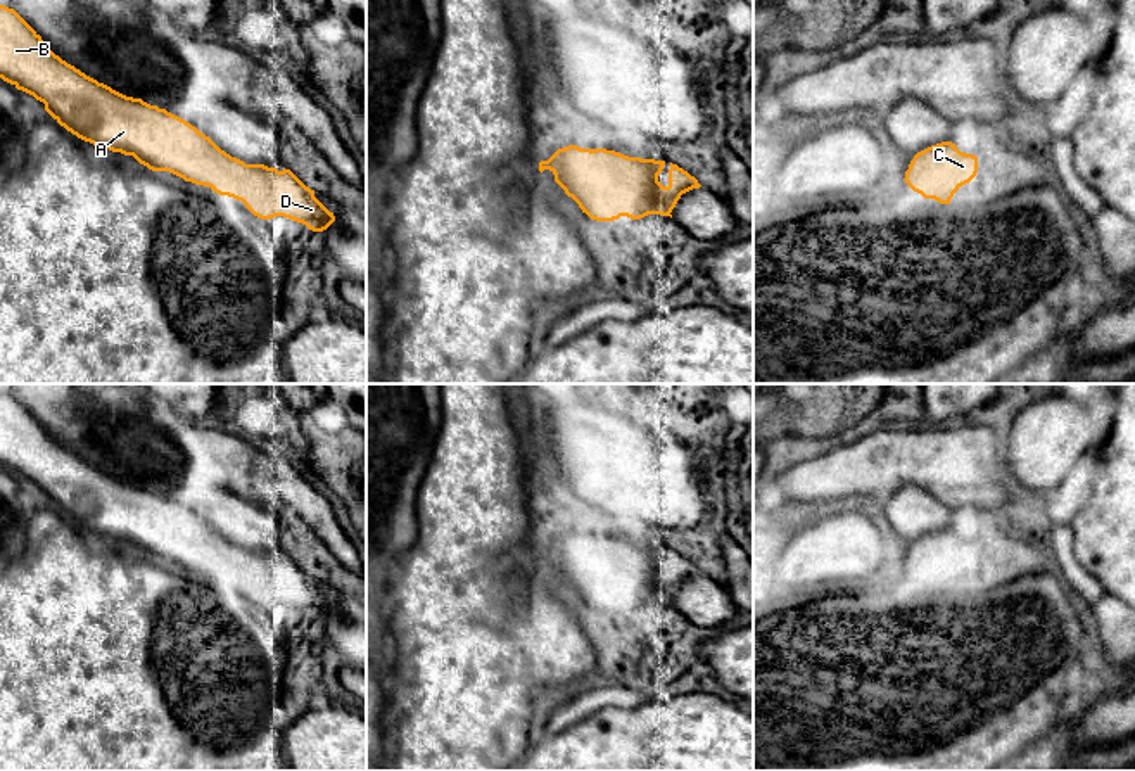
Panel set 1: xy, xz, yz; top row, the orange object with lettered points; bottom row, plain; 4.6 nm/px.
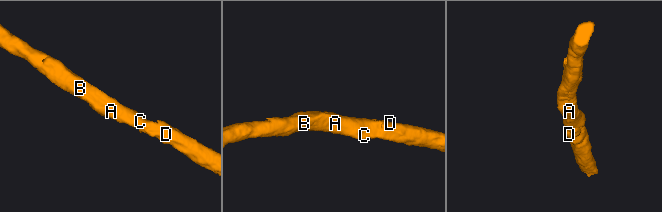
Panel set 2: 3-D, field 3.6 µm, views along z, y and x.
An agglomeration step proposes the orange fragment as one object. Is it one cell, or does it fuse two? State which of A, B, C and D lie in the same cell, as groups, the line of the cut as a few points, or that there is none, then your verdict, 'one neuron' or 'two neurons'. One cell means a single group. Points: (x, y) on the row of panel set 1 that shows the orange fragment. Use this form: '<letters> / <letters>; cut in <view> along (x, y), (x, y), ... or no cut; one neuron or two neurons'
A B C D; no cut; one neuron

